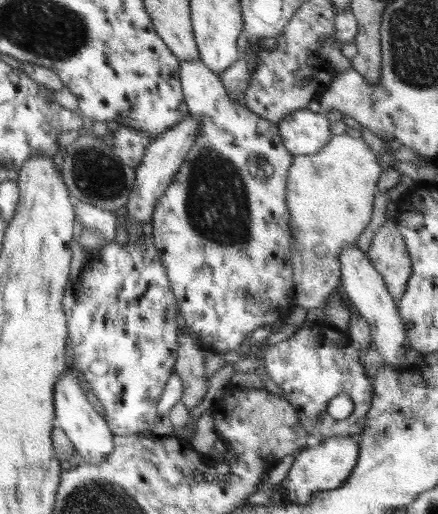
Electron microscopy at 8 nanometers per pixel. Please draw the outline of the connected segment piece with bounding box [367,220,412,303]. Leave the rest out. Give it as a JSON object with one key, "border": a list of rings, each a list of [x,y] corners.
{"border":[[[387,220],[378,228],[367,254],[382,275],[390,296],[398,303],[412,274],[412,260],[396,223]]]}

